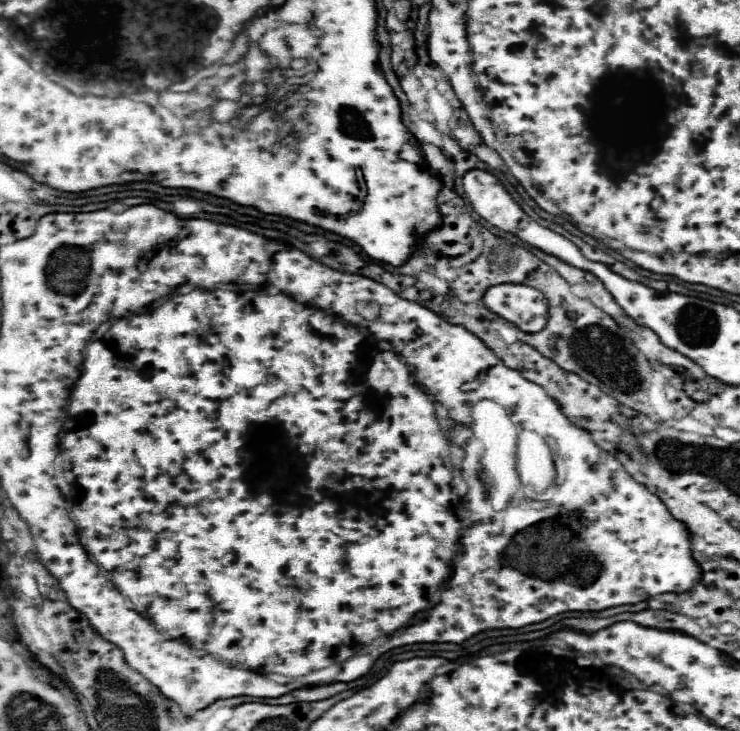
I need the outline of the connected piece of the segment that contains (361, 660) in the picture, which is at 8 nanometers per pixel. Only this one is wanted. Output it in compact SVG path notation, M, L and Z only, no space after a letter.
M359 654L359 658L351 658L345 662L341 672L337 674L337 680L339 682L351 682L351 680L367 674L369 668L373 666L373 662L375 662L373 654Z

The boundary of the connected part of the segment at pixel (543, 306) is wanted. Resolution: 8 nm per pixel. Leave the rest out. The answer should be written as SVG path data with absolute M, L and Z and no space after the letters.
M497 284L487 288L483 304L523 332L539 332L547 324L547 298L527 284Z

